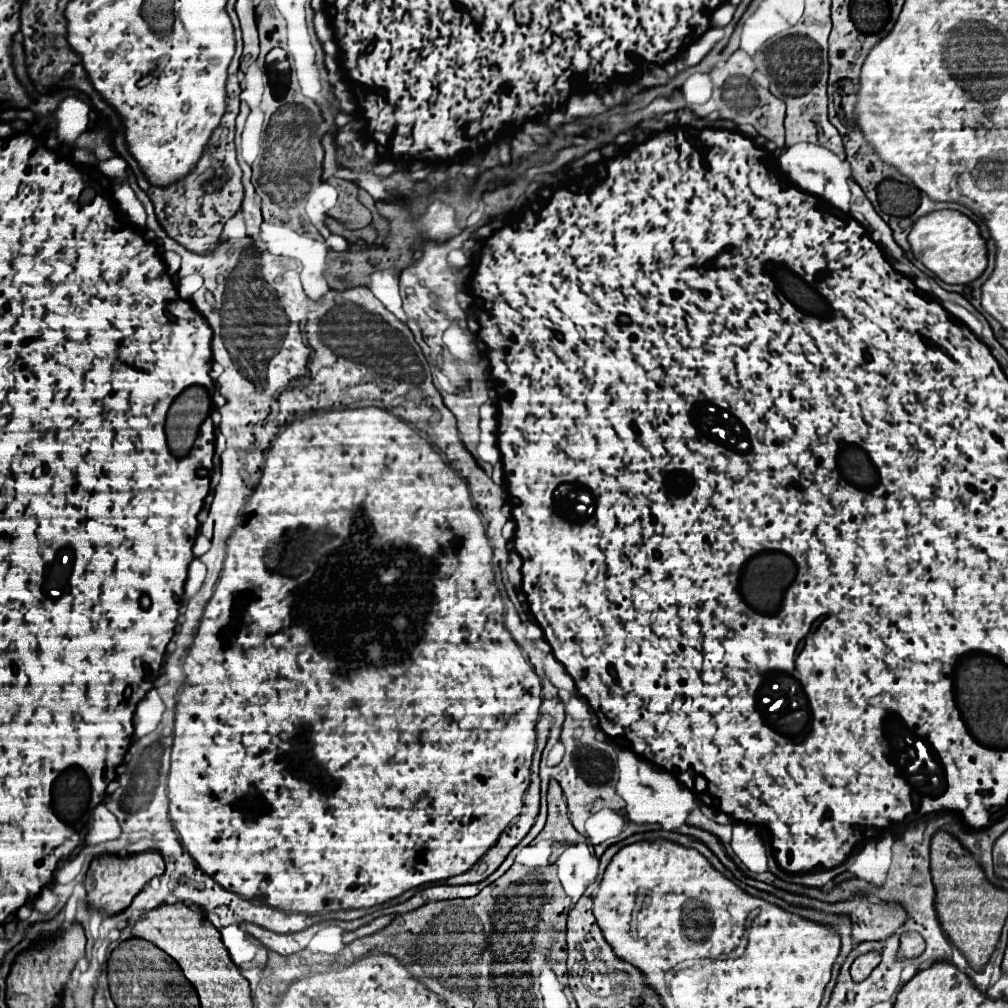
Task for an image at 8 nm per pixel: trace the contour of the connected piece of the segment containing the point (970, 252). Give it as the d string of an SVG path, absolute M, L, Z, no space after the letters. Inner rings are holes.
M933 211L929 215L923 215L913 225L909 243L915 257L941 281L951 285L971 283L987 267L987 249L983 237L979 235L979 227L959 211Z

